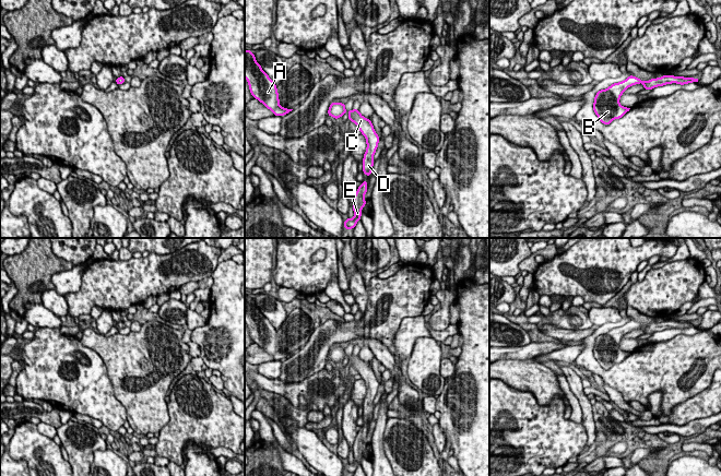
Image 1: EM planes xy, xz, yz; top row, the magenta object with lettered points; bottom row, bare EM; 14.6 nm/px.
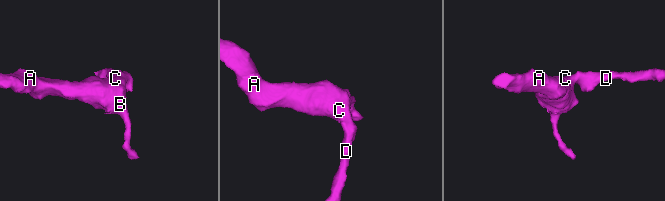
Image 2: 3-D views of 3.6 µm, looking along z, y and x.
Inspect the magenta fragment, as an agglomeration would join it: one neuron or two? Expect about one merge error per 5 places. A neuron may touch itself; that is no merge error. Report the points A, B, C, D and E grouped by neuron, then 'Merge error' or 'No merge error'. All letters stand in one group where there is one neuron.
Groups: A B C D E. No merge error

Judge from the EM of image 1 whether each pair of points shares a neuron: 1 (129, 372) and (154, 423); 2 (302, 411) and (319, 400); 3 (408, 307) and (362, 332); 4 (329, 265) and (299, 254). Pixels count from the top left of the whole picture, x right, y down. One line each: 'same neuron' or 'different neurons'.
1: same neuron
2: different neurons
3: same neuron
4: same neuron

